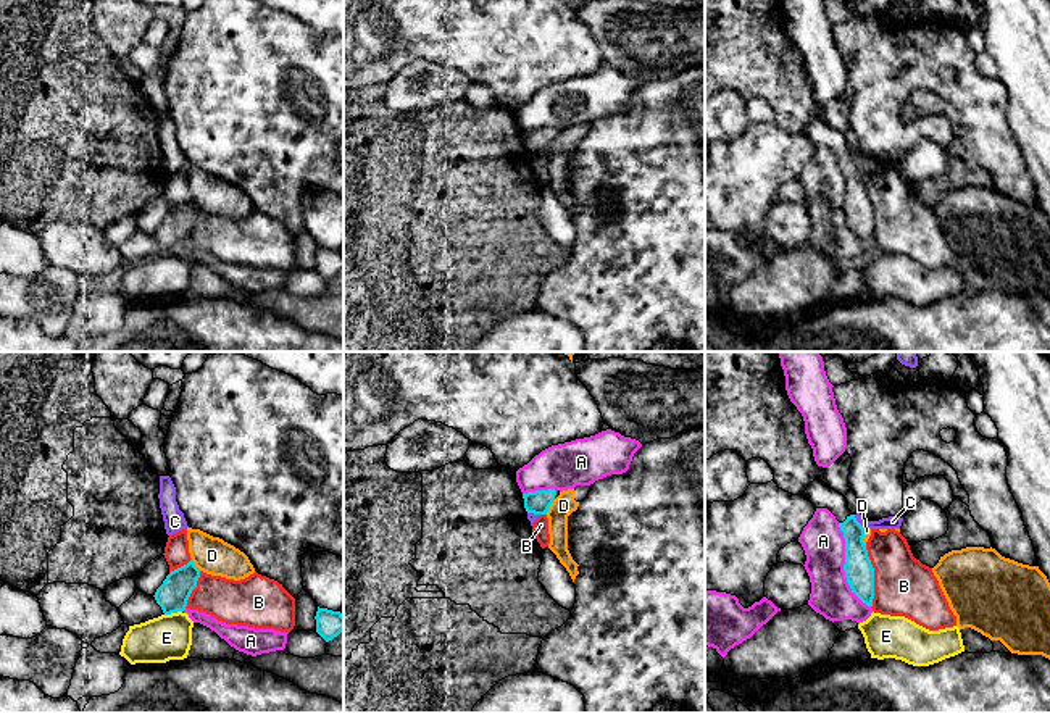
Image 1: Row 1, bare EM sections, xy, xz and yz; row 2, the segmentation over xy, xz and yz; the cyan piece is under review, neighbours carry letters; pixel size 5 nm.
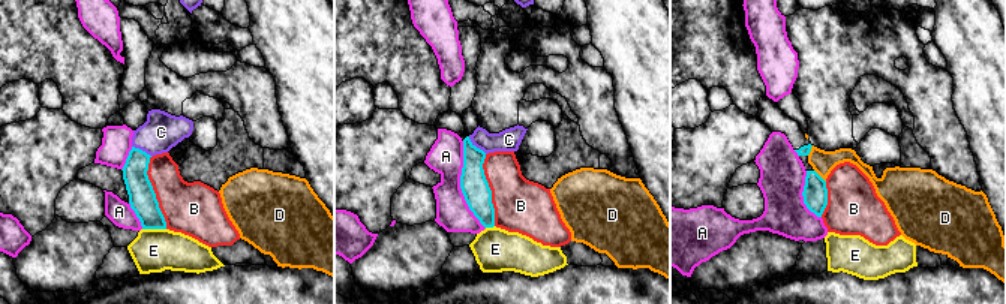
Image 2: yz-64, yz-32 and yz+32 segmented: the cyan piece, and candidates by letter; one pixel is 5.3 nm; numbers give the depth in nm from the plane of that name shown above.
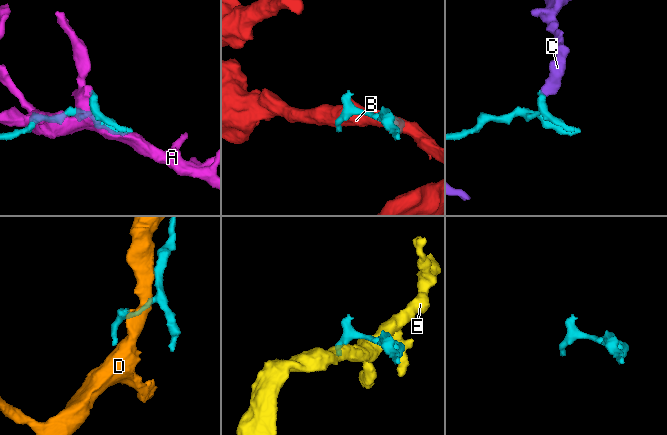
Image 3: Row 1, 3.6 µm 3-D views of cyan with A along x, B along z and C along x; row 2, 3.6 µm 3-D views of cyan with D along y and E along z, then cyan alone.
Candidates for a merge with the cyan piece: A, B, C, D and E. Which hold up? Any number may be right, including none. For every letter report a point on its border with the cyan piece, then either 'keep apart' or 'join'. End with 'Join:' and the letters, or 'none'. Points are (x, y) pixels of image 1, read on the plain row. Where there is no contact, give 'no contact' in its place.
A: contact yz (844, 205); keep apart
B: contact yz (873, 215); keep apart
C: contact yz (857, 160); keep apart
D: contact xz (549, 145); keep apart
E: contact xy (173, 250); keep apart
Join: none

